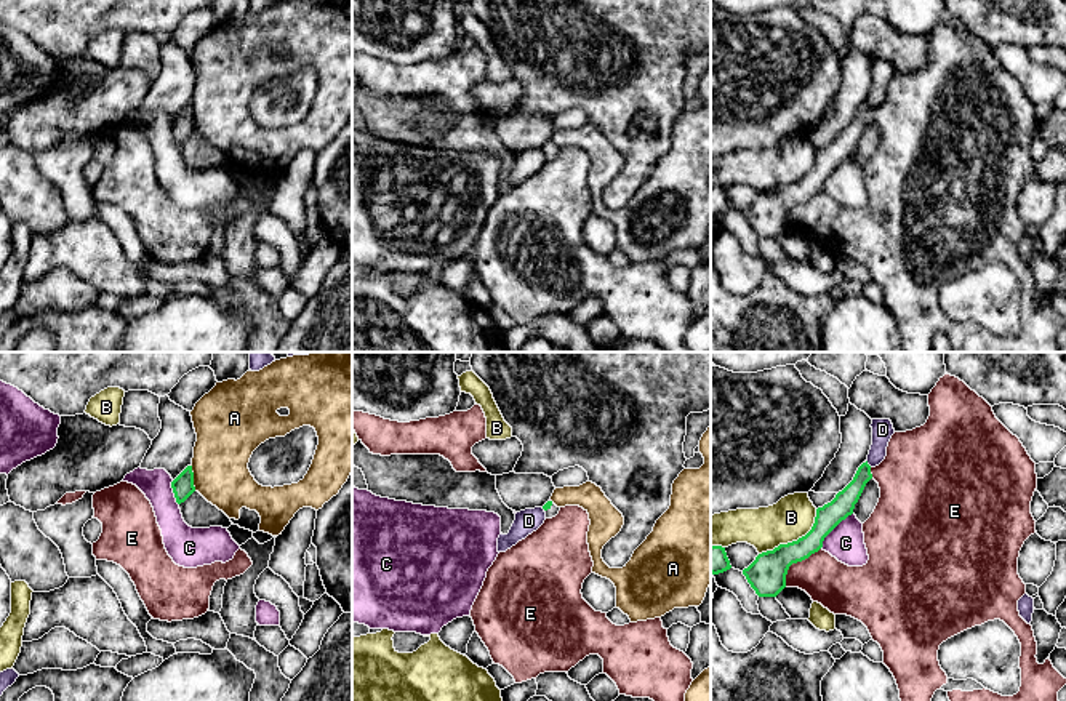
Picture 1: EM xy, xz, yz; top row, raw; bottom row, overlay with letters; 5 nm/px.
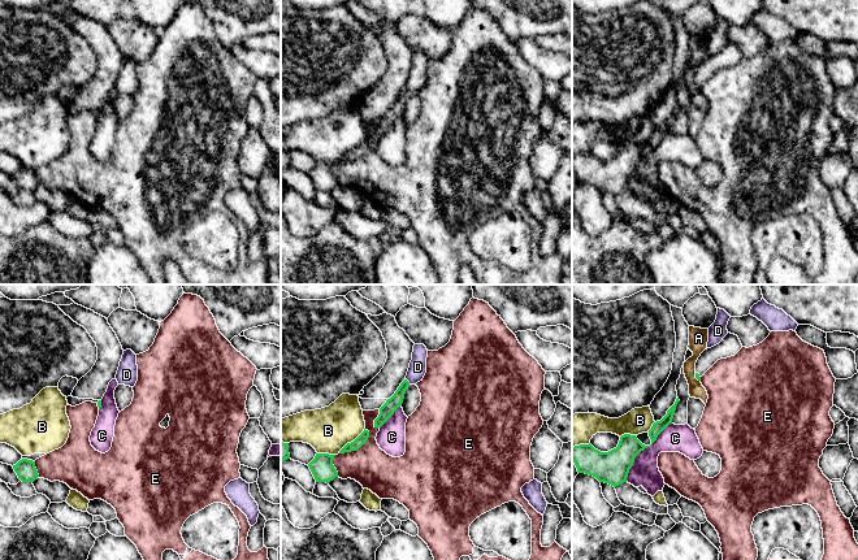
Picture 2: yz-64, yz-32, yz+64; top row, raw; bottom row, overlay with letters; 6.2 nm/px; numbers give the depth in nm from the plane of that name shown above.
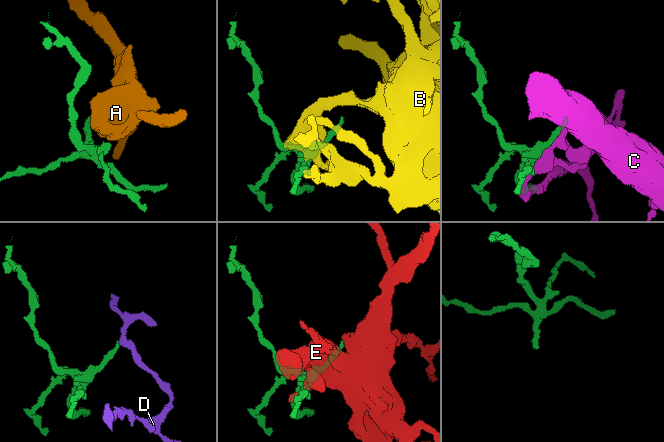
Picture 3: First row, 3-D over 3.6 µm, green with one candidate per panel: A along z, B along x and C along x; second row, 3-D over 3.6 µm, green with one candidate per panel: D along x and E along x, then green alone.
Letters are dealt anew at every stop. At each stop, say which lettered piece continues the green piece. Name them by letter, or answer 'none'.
none

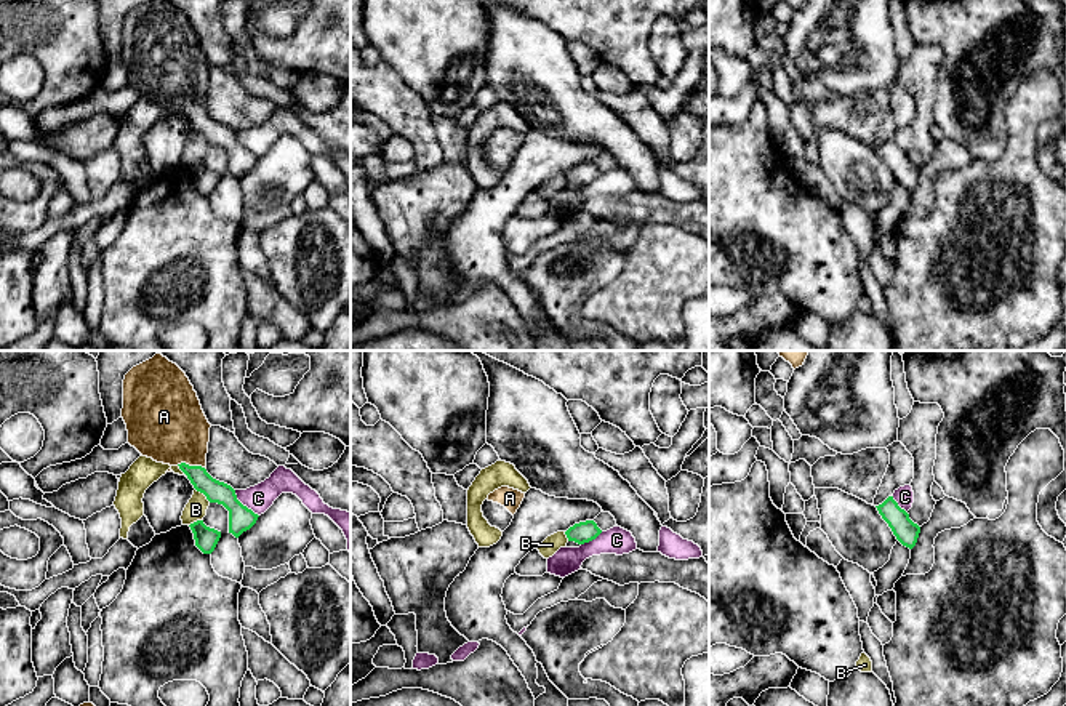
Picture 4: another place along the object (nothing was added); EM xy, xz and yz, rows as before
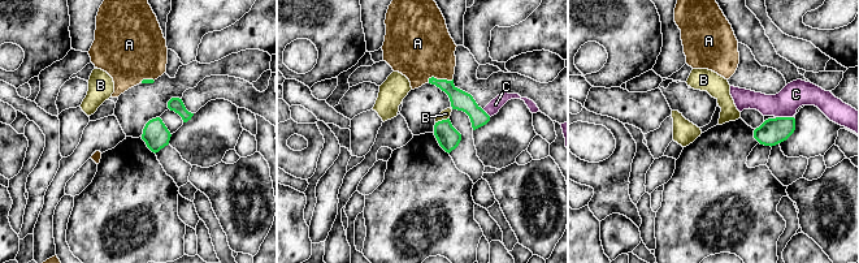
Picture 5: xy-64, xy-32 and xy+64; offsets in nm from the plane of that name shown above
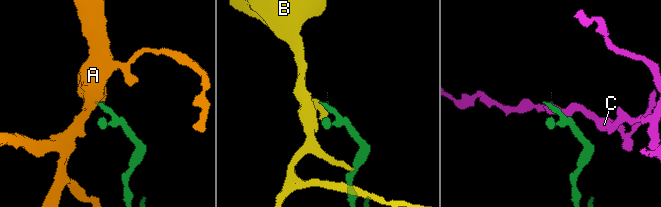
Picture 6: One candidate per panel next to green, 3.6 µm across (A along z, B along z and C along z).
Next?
A

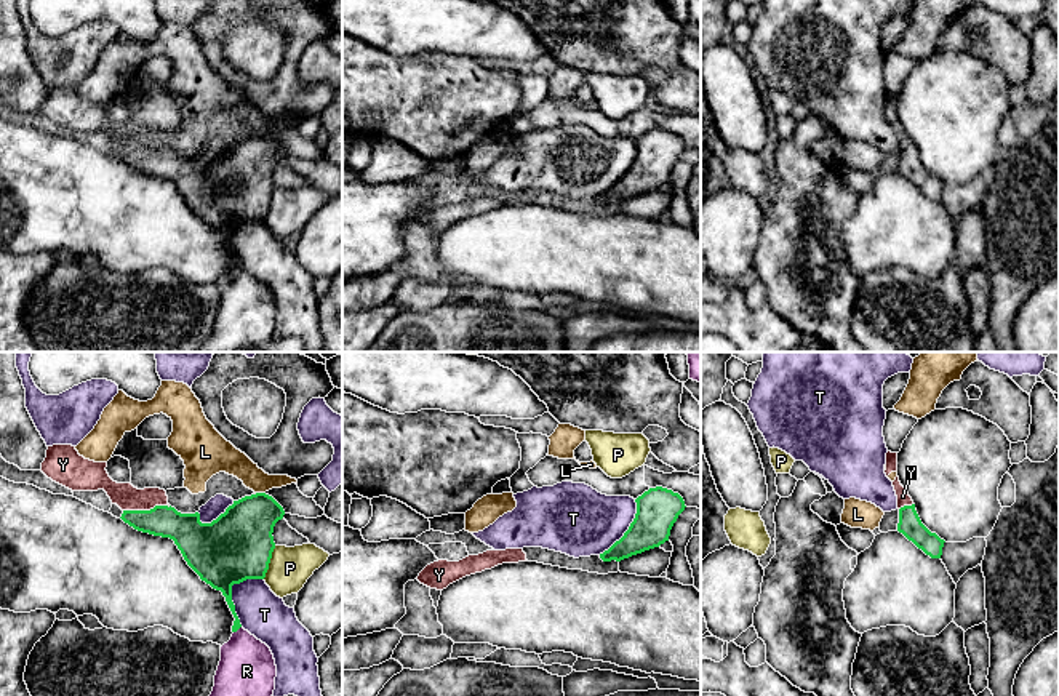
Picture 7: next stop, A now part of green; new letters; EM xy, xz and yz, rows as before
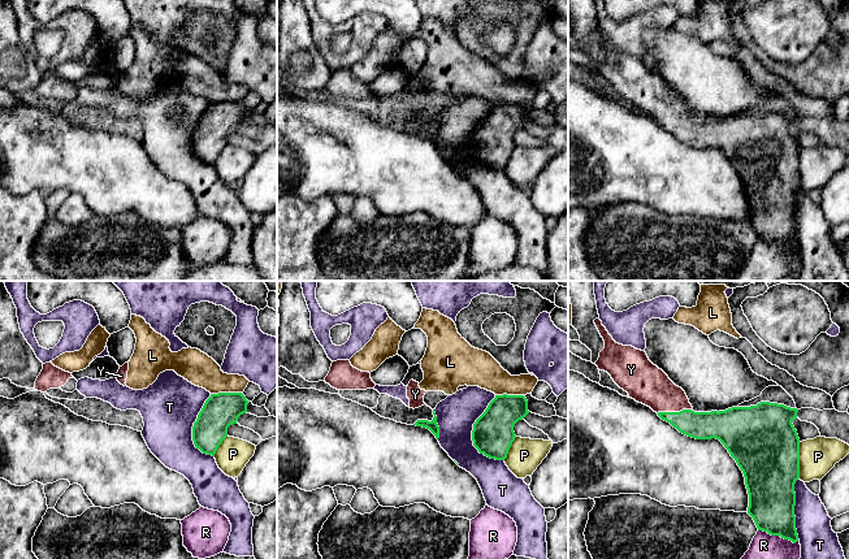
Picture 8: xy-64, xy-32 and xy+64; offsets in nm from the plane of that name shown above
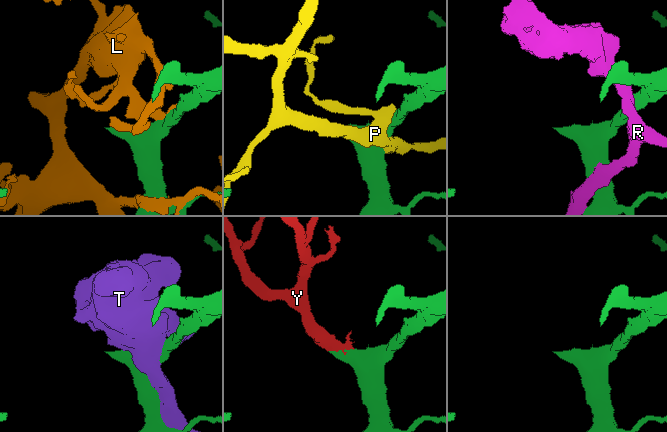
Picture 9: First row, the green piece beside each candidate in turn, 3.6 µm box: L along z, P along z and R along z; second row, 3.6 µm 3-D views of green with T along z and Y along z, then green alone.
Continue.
Y

